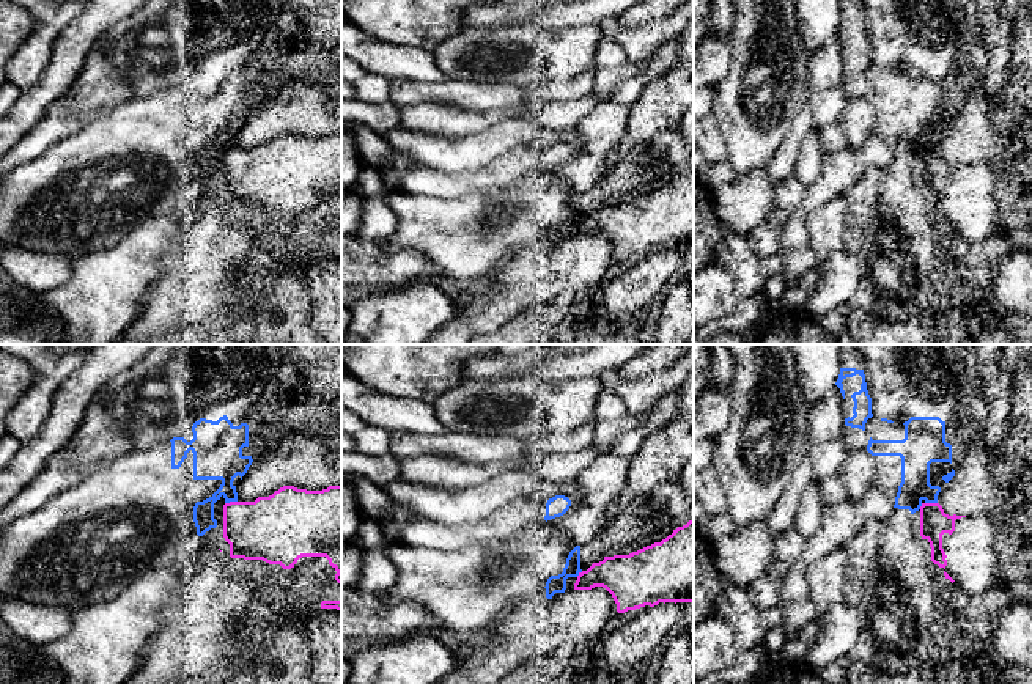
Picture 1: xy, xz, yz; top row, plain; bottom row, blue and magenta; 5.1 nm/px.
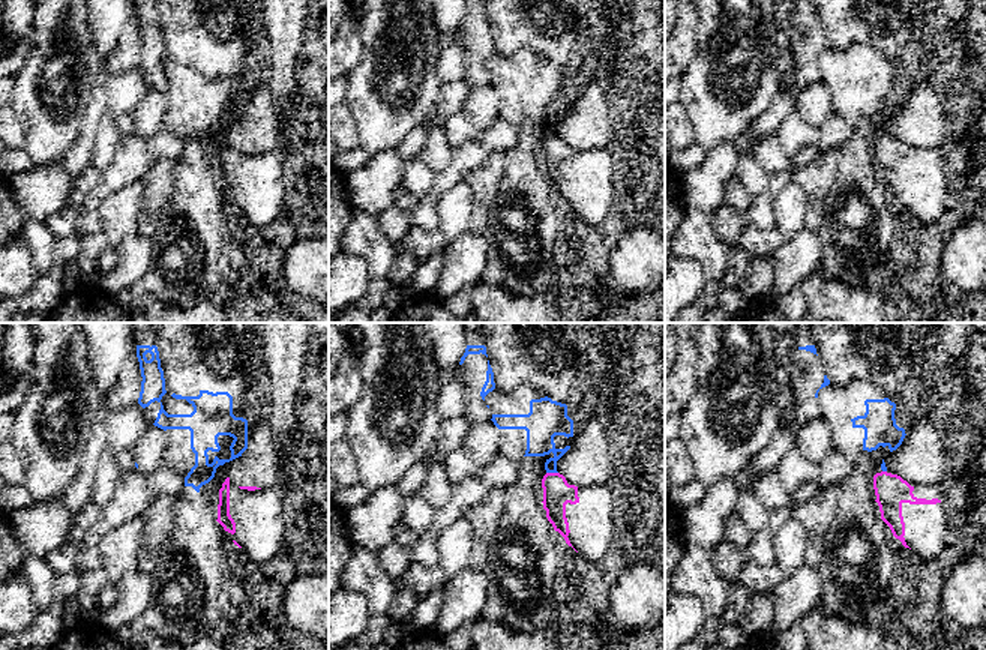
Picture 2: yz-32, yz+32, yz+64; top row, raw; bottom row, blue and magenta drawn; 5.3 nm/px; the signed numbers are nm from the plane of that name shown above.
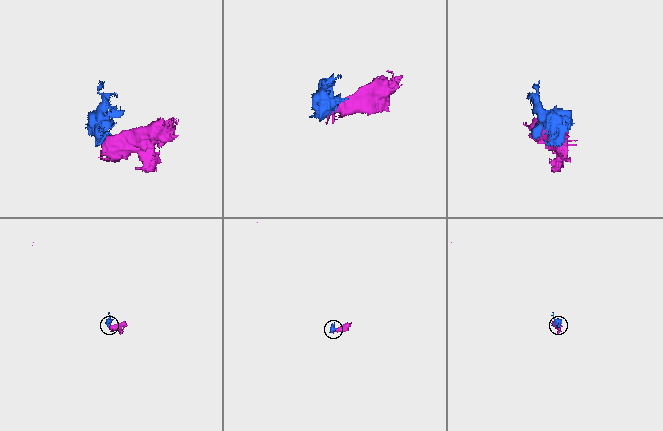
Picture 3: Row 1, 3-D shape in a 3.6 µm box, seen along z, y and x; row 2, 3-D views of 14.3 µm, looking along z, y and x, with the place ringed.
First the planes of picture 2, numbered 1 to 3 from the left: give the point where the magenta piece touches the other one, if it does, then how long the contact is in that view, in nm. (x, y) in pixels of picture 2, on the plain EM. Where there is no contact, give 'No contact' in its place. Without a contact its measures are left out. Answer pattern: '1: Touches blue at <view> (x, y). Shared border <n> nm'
1: No contact
2: Touches blue at yz+32 (553, 135). Shared border 60 nm
3: Touches blue at yz+64 (884, 134). Shared border 30 nm

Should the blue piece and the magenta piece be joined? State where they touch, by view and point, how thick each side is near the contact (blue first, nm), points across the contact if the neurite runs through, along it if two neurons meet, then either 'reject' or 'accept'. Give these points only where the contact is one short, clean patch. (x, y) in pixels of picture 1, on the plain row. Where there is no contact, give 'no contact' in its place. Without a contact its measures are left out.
xy (230, 148) | 260/320 nm | along xy (236, 148), (225, 151) | reject

